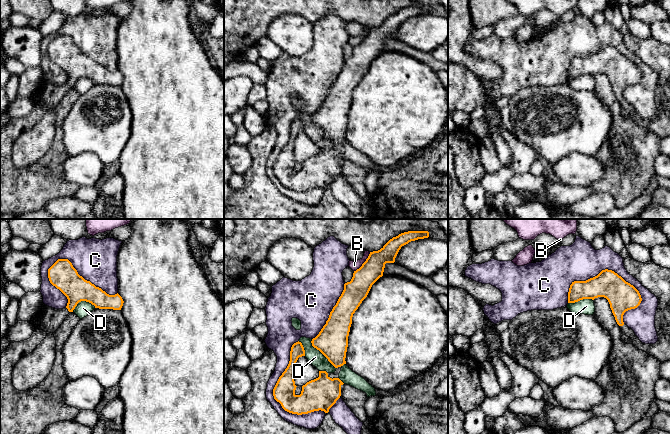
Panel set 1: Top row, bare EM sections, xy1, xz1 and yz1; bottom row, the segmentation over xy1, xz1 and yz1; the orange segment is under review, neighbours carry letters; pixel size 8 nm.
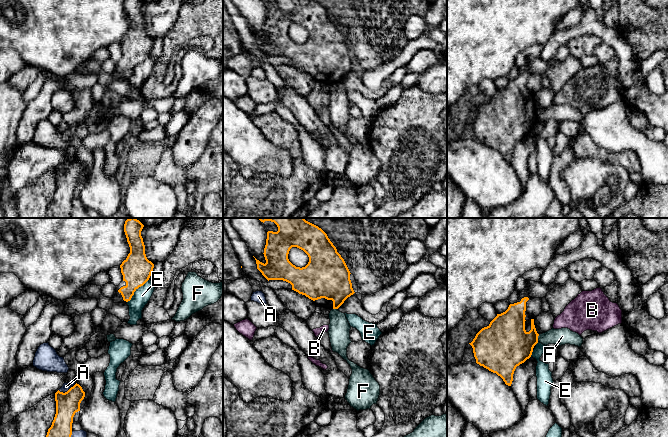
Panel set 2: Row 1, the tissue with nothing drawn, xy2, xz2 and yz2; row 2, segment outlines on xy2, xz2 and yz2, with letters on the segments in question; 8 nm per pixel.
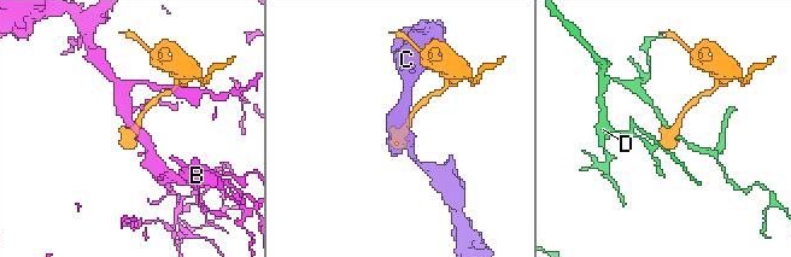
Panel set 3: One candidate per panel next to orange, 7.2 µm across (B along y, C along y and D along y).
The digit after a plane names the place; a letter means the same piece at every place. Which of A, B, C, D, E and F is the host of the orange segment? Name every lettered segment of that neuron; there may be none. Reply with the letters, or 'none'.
none

